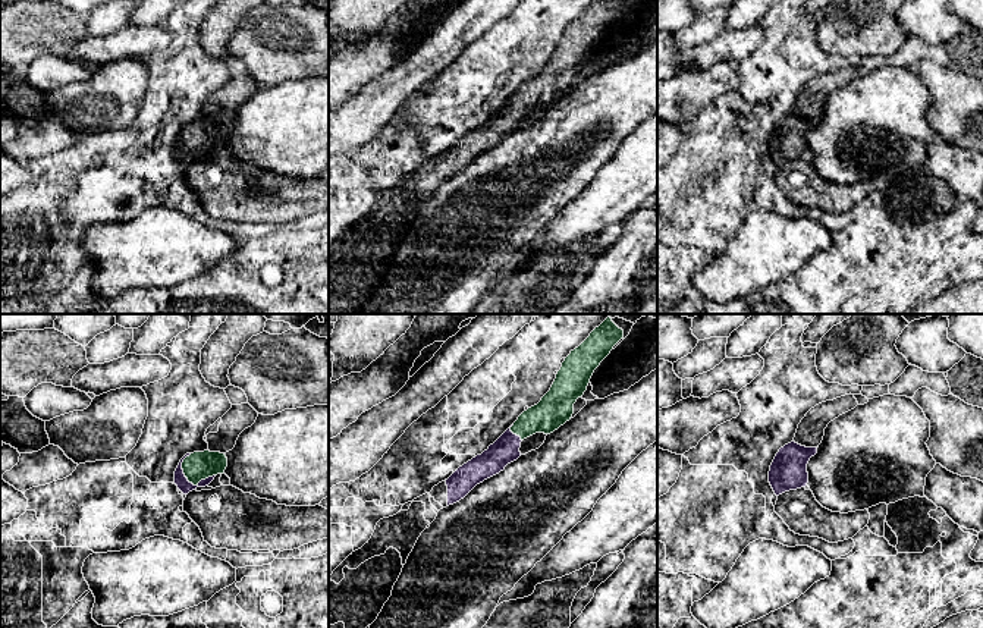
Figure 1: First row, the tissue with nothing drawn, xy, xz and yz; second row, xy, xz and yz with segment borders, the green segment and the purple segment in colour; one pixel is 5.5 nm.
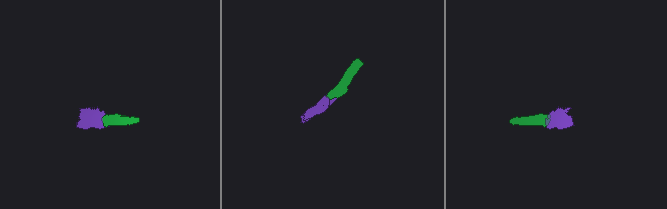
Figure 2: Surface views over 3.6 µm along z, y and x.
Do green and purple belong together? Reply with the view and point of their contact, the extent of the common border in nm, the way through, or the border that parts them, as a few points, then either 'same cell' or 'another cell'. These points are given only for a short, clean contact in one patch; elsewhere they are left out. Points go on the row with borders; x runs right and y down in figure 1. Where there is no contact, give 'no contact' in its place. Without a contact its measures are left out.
xy (192, 483) | 200 nm | across xy (198, 465), (192, 473), (192, 483), (182, 483) | same cell

